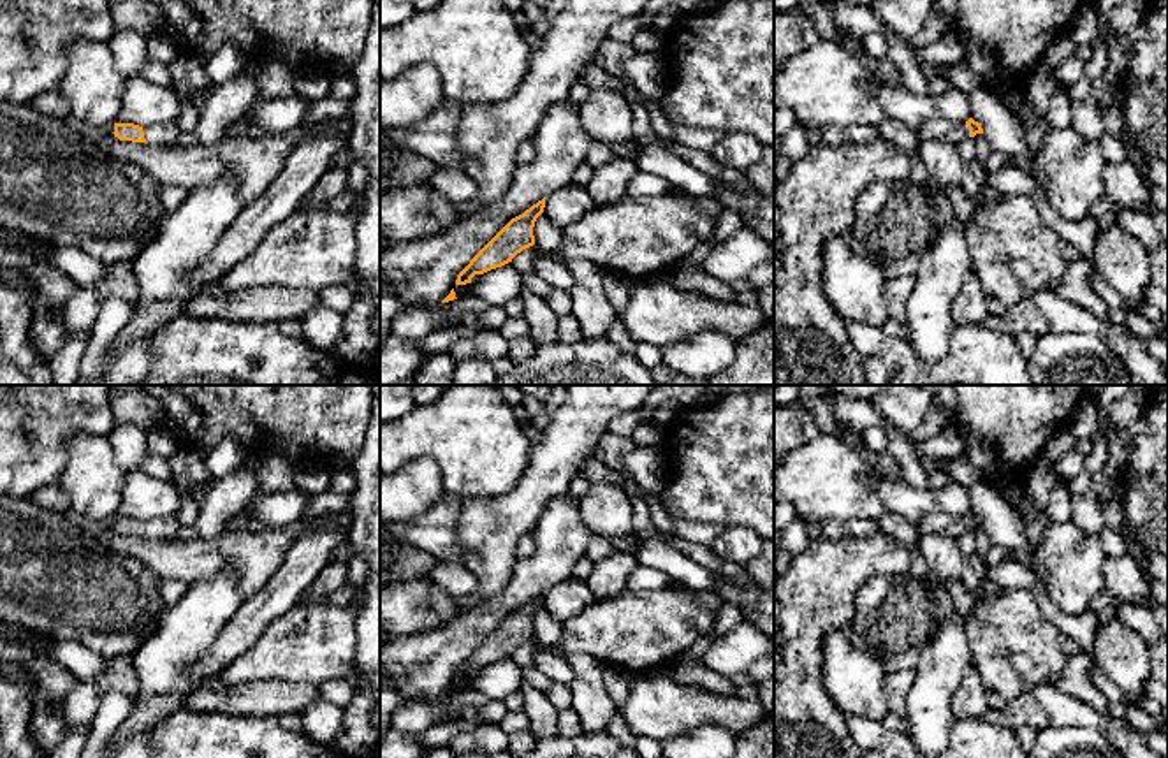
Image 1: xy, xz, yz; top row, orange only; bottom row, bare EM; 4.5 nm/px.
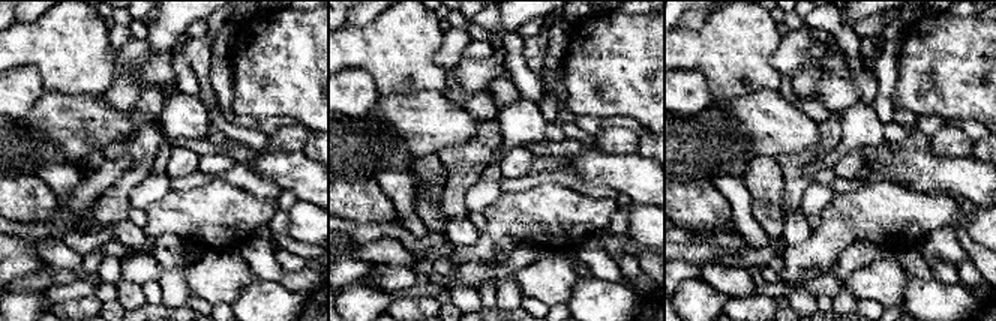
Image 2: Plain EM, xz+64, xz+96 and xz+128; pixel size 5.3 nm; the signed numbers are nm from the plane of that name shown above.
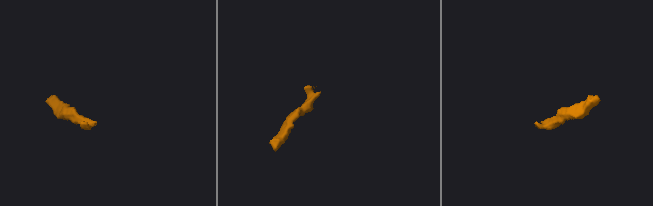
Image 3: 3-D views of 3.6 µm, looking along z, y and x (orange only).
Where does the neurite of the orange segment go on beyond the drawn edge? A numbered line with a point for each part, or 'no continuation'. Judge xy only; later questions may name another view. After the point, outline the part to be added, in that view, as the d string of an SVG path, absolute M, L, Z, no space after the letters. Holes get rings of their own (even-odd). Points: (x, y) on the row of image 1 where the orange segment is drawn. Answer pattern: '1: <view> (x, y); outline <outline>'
1: xy (167, 132); outline M165 121L162 125L151 125L142 128L142 135L150 144L172 144L183 132L176 121Z

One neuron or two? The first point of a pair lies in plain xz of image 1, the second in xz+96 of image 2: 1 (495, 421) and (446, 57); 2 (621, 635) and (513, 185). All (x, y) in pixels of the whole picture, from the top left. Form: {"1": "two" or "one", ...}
{"1": "two", "2": "two"}

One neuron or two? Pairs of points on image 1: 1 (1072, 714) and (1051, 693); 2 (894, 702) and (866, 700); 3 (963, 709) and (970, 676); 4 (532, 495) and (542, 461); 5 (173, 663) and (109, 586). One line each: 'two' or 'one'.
1: one
2: two
3: one
4: one
5: two

